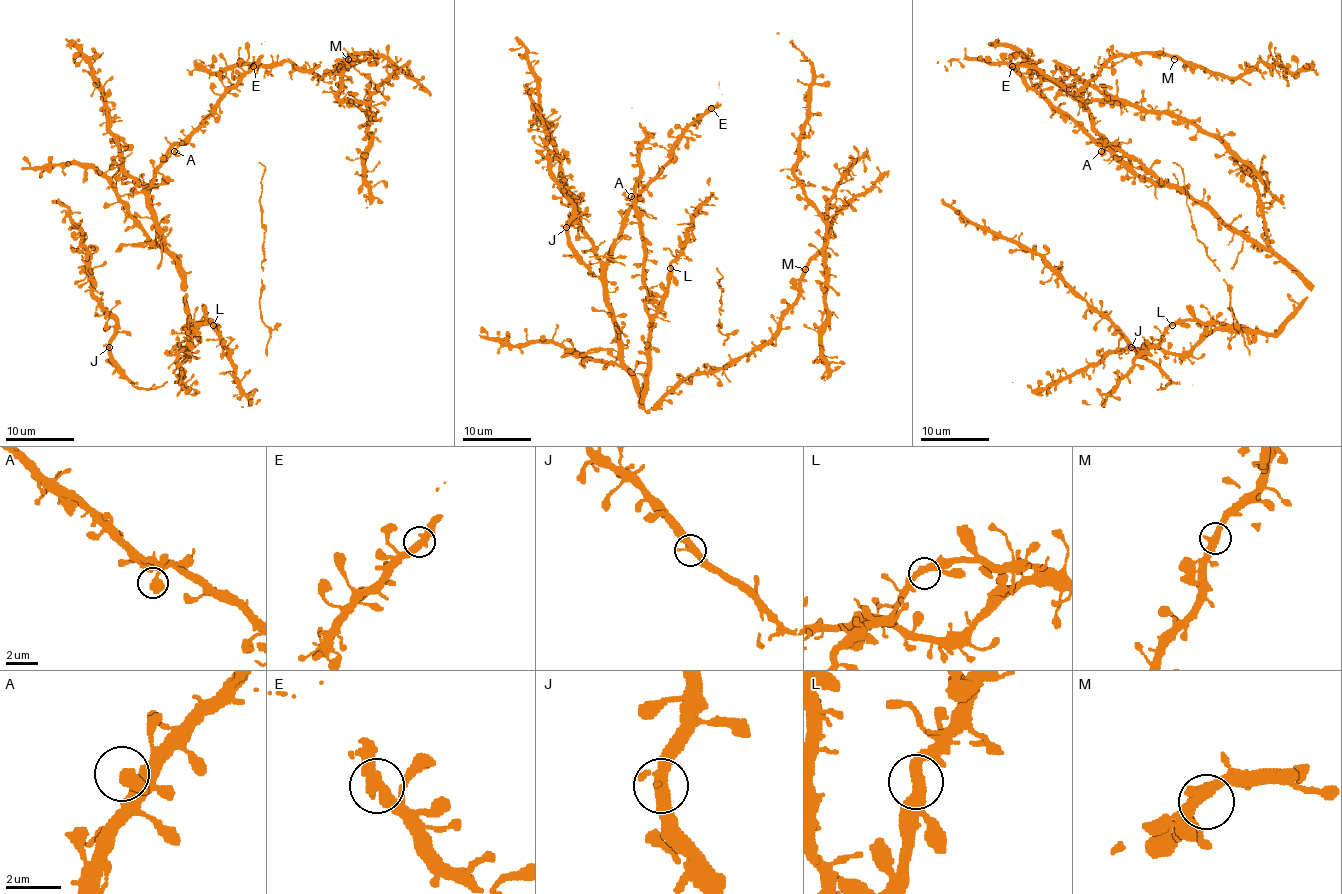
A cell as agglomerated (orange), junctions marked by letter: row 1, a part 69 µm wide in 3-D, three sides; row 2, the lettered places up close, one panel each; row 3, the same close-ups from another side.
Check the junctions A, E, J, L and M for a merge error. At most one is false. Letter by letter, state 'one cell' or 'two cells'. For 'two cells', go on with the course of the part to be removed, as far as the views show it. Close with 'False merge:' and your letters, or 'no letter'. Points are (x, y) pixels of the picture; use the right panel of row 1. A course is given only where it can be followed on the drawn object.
A: one cell
E: one cell
J: one cell
L: one cell
M: one cell
False merge: no letter

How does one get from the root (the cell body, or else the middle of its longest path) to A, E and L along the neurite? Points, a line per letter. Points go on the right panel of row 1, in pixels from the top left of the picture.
A: (1246, 233), (1235, 233), (1227, 228), (1201, 204), (1179, 189), (1162, 185), (1136, 162), (1109, 144), (1101, 151)
E: (1246, 233), (1227, 228), (1179, 189), (1162, 185), (1136, 162), (1109, 144), (1099, 144), (1056, 112), (1012, 66)
L: (1246, 233), (1304, 283), (1310, 291), (1304, 303), (1275, 332), (1228, 332), (1220, 324), (1198, 320), (1172, 325)

